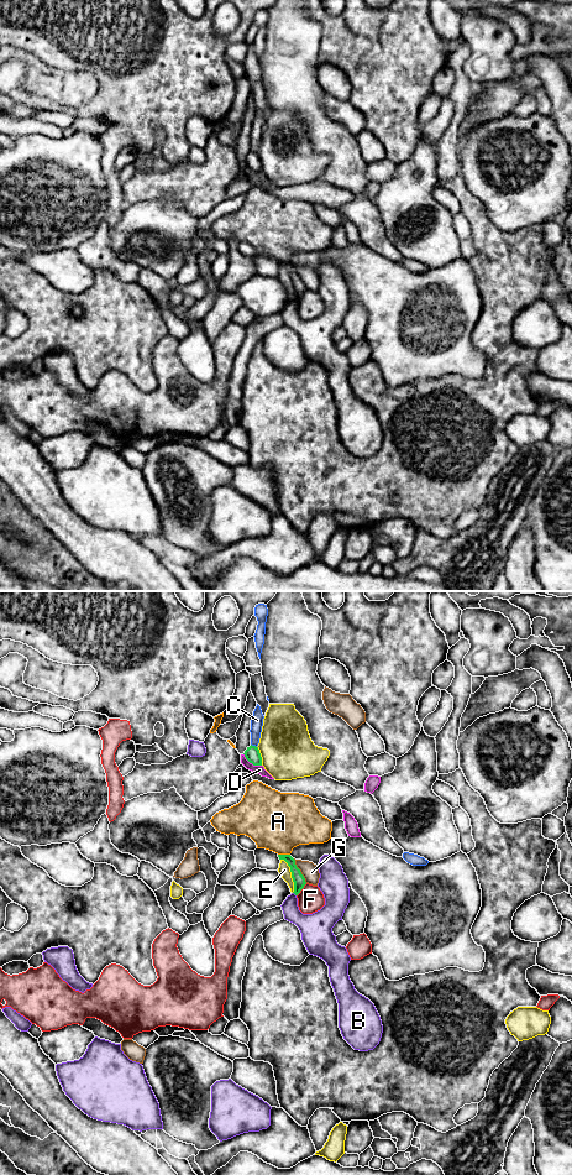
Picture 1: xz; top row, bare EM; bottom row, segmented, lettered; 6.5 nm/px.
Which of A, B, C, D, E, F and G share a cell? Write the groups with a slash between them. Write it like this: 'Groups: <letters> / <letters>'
Groups: A / B / C / D / E / F / G

